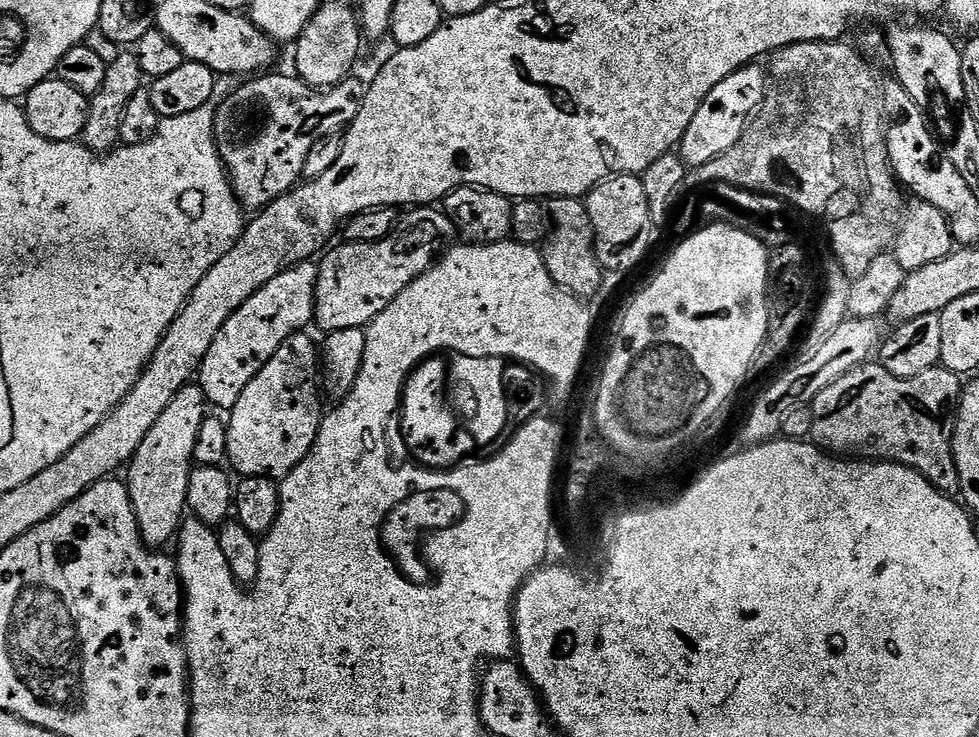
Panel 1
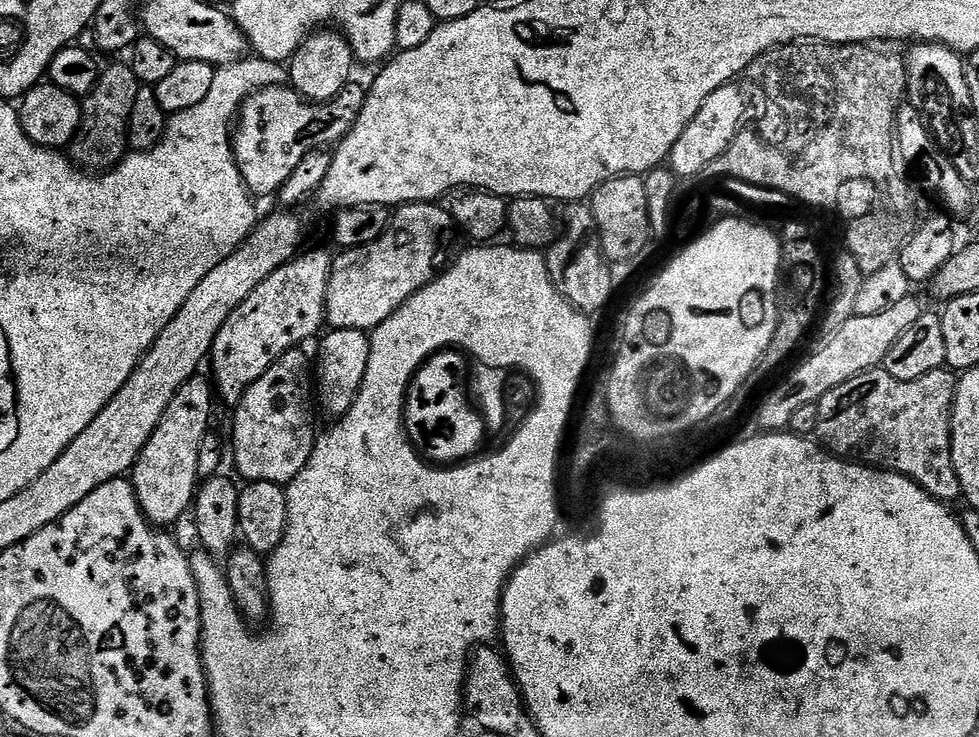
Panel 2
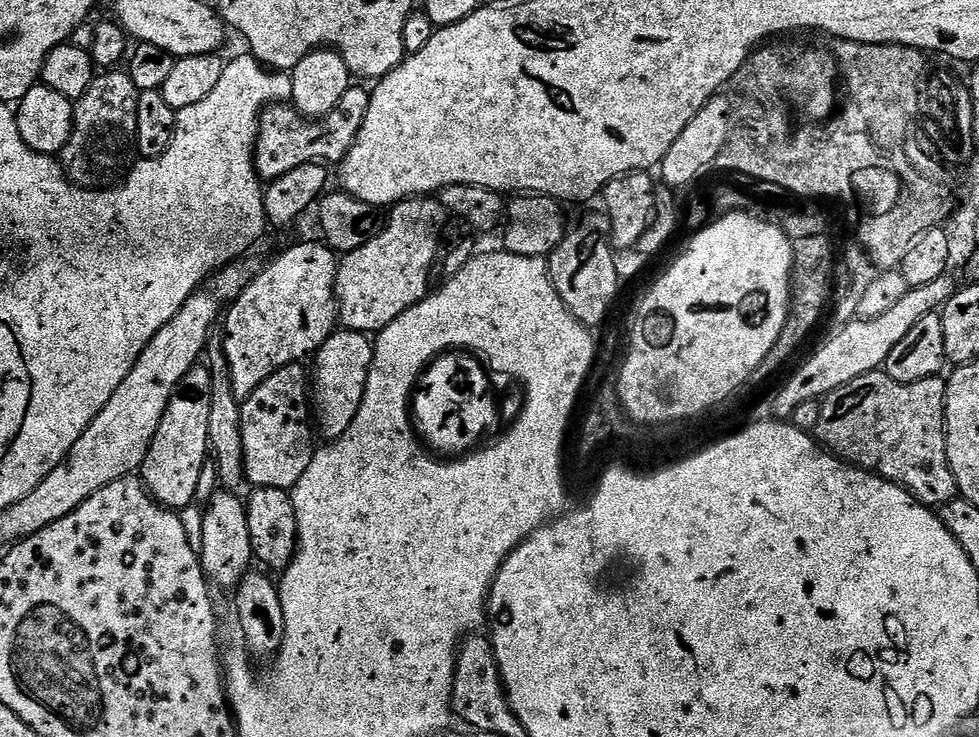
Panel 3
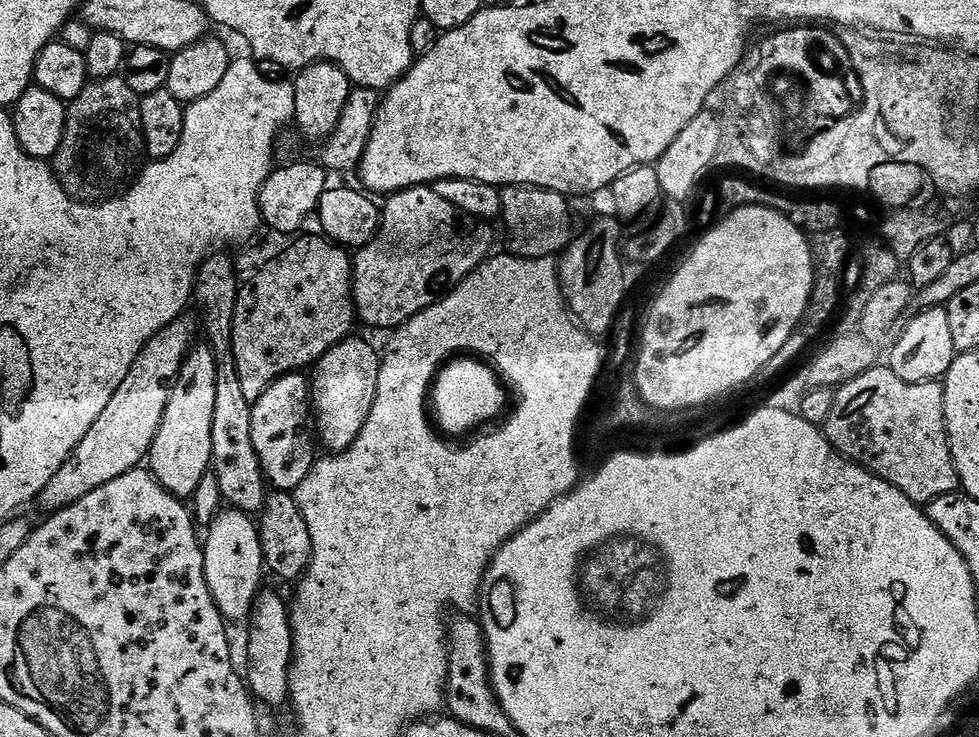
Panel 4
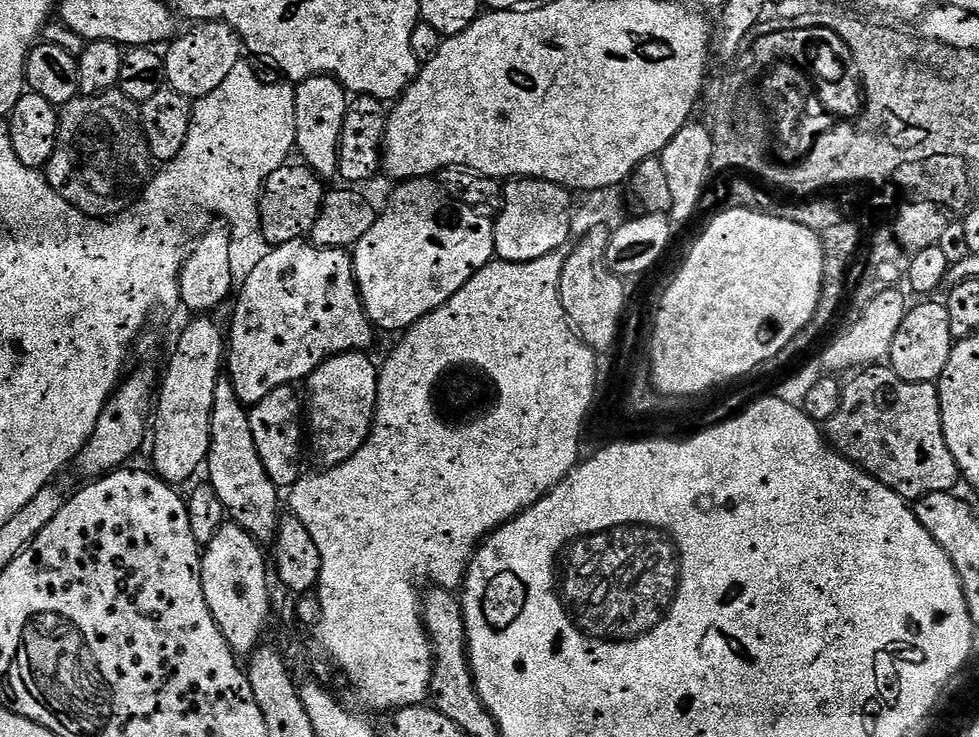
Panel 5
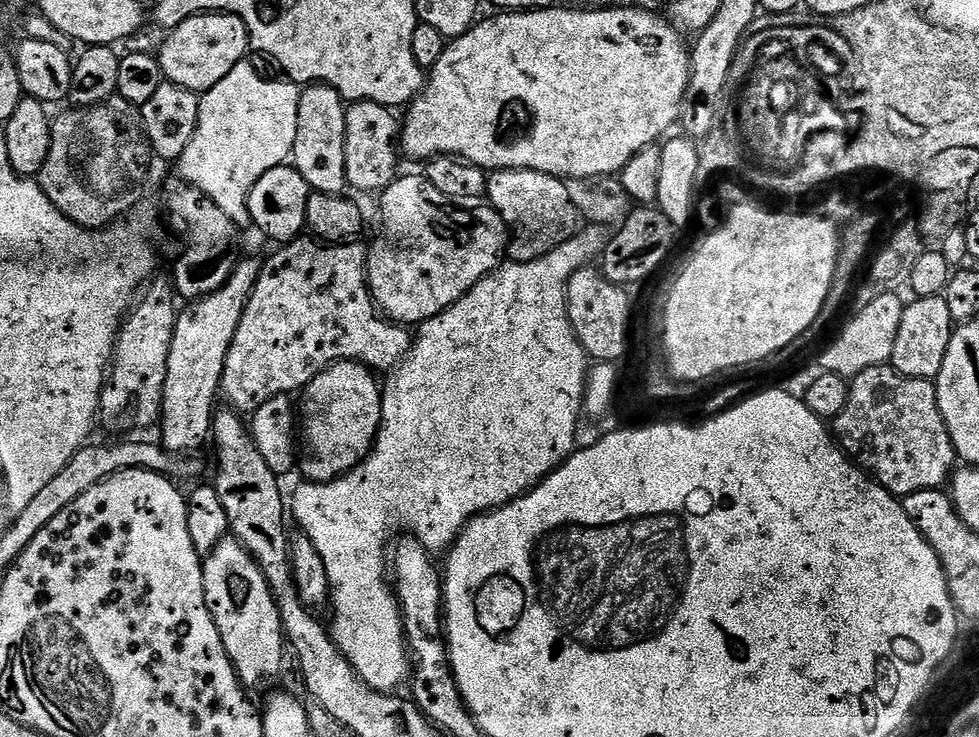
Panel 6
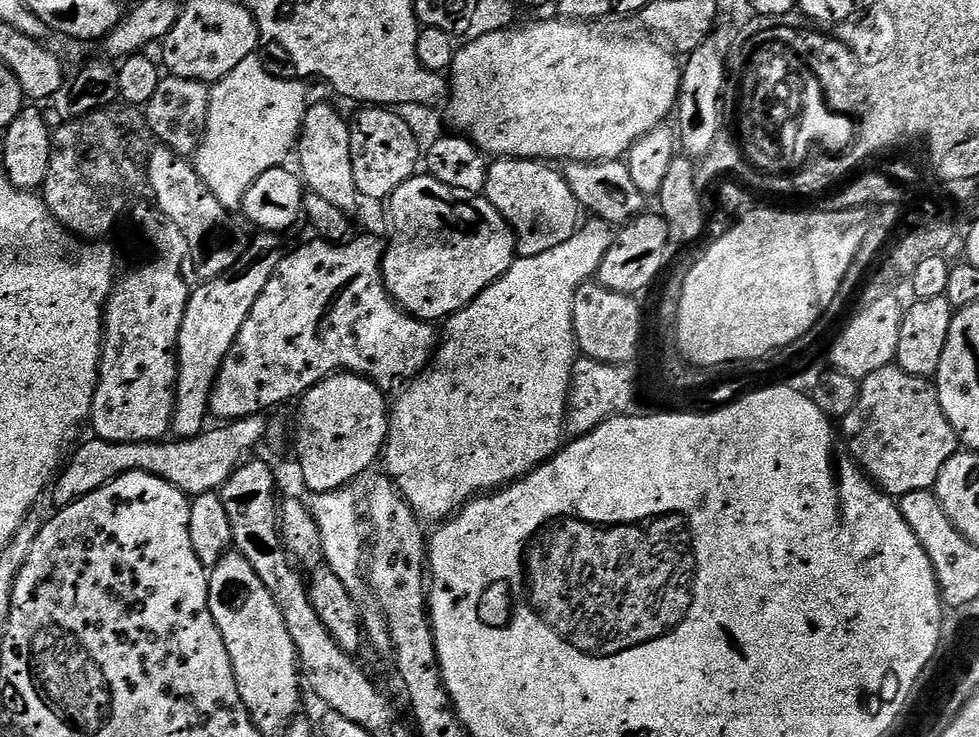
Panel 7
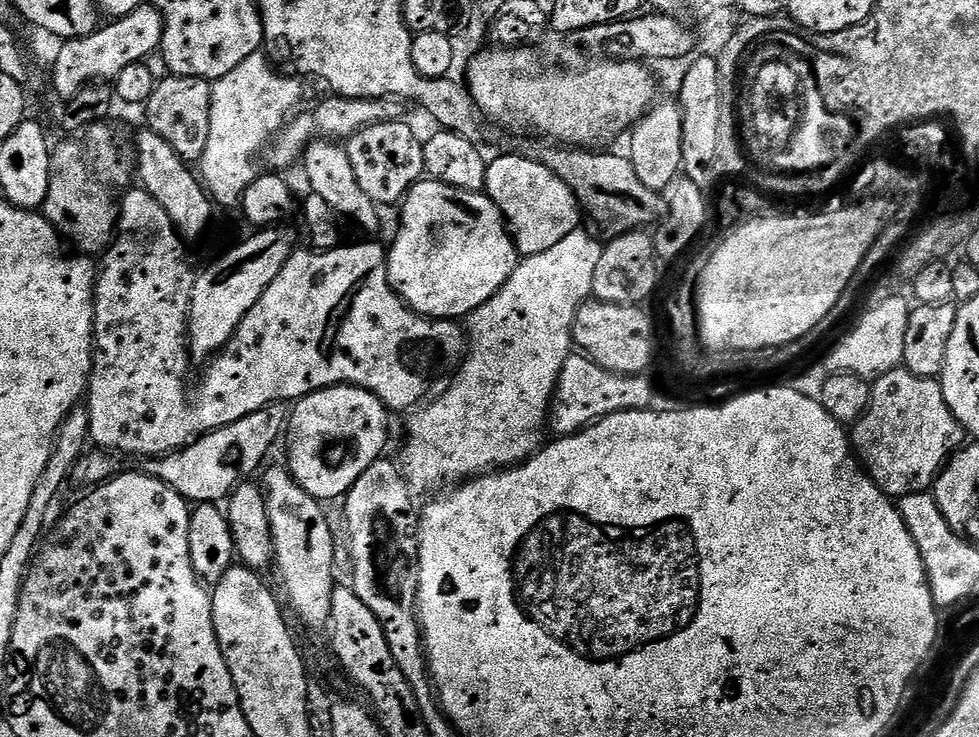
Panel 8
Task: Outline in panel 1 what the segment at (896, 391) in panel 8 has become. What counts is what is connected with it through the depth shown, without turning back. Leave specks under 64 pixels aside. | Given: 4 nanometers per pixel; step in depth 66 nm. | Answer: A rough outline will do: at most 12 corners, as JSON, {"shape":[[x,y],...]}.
{"shape":[[878,362],[816,395],[811,439],[960,491],[961,377]]}

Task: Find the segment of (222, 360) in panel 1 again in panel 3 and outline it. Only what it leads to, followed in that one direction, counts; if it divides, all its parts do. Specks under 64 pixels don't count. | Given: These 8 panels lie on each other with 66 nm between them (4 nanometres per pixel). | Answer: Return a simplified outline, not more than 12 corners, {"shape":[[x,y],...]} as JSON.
{"shape":[[296,244],[222,329],[240,402],[338,324],[337,253]]}

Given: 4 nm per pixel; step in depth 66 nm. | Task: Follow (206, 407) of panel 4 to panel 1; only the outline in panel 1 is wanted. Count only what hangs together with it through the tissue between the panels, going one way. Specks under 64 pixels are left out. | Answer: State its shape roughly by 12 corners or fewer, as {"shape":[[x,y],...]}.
{"shape":[[199,383],[158,414],[126,483],[153,550],[185,519],[194,442],[206,418]]}

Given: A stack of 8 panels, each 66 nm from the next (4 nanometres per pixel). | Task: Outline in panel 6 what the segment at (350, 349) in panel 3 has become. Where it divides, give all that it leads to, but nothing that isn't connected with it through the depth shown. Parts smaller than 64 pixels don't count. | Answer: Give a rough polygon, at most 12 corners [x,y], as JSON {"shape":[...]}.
{"shape":[[339,360],[303,389],[302,468],[337,480],[372,451],[381,385]]}

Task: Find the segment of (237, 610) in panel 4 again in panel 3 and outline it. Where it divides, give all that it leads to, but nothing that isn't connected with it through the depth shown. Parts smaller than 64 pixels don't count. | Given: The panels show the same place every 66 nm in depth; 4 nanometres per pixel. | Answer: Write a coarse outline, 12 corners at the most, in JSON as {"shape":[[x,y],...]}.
{"shape":[[217,490],[203,505],[205,577],[235,589],[253,563],[245,501]]}

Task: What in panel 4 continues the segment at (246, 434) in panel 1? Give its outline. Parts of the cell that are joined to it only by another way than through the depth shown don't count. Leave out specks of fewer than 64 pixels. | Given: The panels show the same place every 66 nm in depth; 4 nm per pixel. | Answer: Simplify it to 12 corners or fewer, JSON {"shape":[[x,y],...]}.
{"shape":[[279,376],[251,405],[265,481],[295,493],[314,463],[309,377]]}

